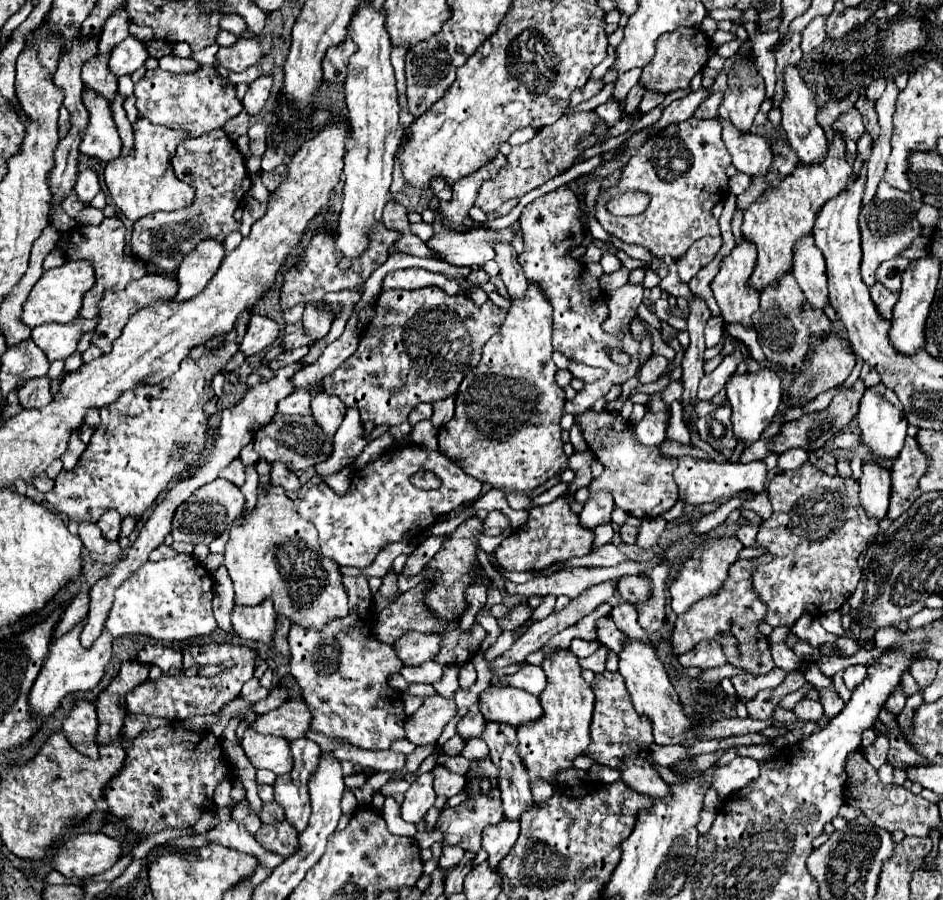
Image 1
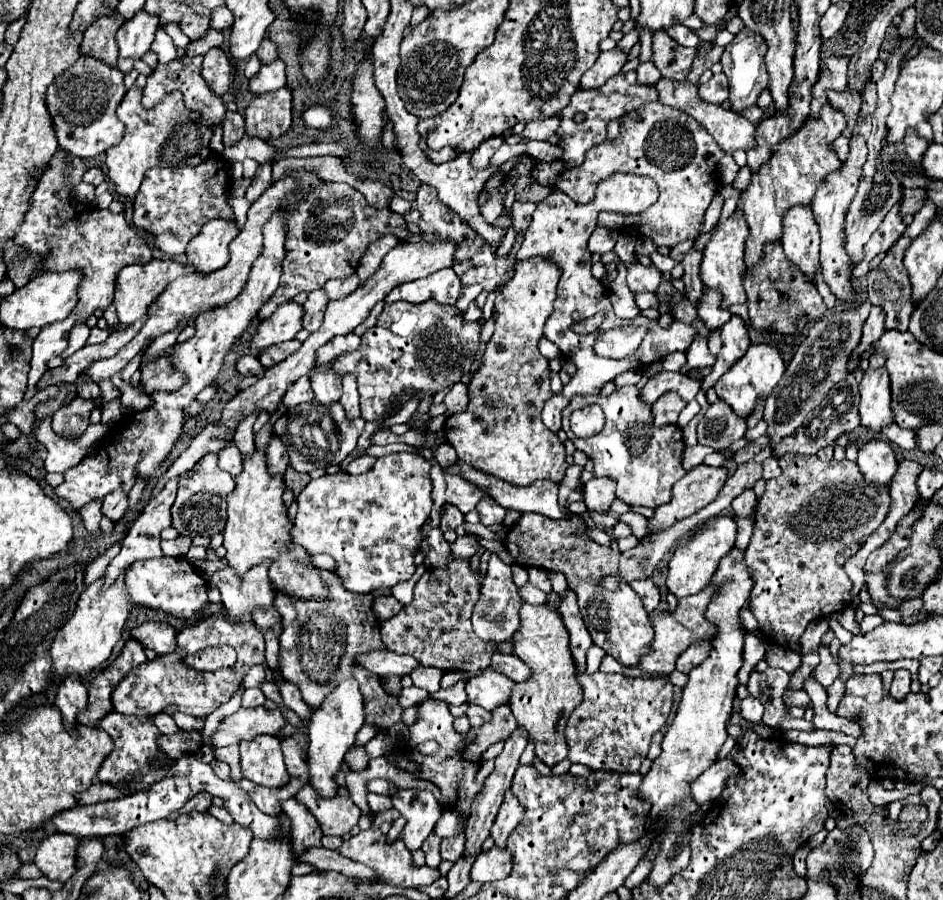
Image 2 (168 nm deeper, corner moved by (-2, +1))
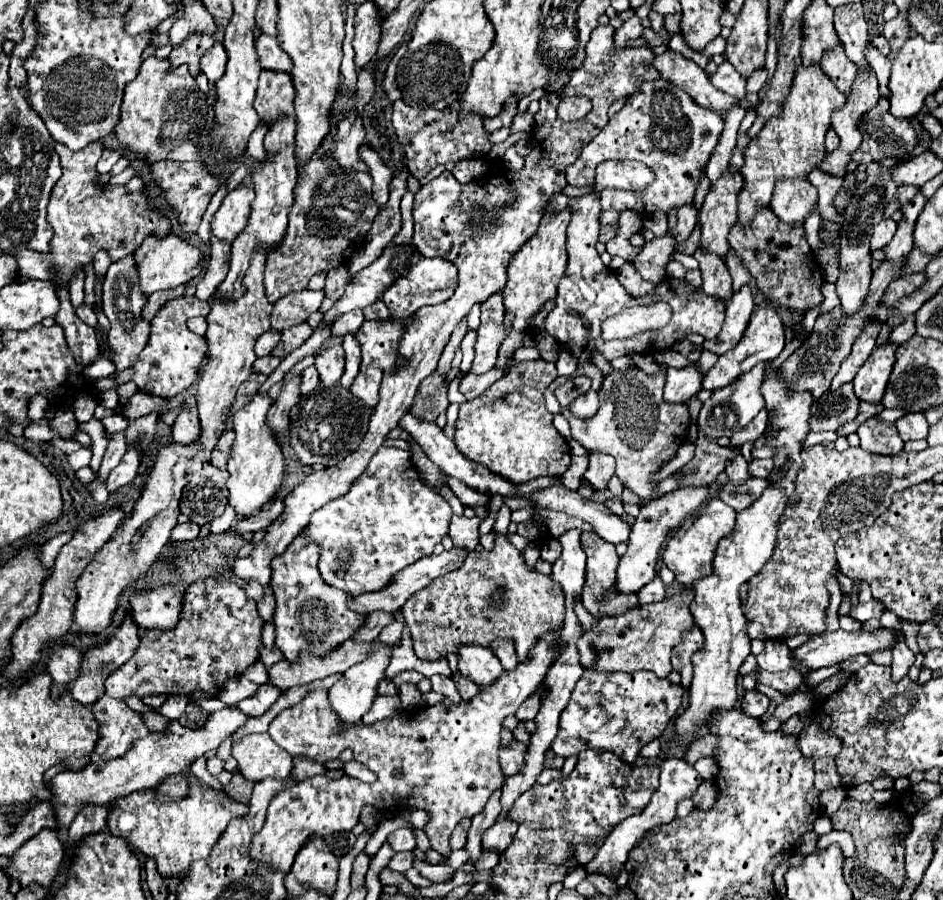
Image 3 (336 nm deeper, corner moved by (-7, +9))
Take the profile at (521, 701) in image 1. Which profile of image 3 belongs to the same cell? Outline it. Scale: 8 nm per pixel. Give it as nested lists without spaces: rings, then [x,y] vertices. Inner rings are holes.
[[[463,645],[457,655],[459,655],[459,673],[463,677],[469,677],[481,689],[497,681],[497,677],[501,677],[503,671],[501,661],[497,661],[497,657],[489,647]]]

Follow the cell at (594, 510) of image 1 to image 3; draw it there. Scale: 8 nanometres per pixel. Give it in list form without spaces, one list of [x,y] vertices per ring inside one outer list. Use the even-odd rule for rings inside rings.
[[[591,453],[589,455],[589,469],[585,471],[585,479],[591,483],[593,489],[607,489],[607,479],[615,475],[615,459],[611,455],[603,453]]]

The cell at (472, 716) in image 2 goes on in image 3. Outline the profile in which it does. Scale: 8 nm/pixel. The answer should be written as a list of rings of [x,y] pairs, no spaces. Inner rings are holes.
[[[453,673],[453,681],[455,681],[455,685],[457,685],[457,689],[459,689],[461,697],[463,697],[463,701],[471,701],[479,693],[477,685],[473,685],[473,681],[461,677],[459,673]]]

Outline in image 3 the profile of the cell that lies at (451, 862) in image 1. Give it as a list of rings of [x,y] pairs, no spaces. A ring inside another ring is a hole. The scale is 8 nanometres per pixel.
[[[463,819],[461,825],[455,827],[455,831],[453,831],[453,835],[451,835],[451,849],[453,849],[453,851],[455,851],[455,849],[461,849],[461,847],[465,845],[469,825],[471,825],[471,821],[469,821],[469,819]]]

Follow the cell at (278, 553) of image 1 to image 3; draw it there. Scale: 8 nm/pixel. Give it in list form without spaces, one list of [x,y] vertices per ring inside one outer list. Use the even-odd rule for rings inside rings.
[[[257,393],[245,409],[241,409],[233,415],[235,445],[233,445],[233,455],[229,459],[229,465],[227,465],[227,471],[229,471],[227,489],[231,493],[229,505],[235,509],[235,513],[241,519],[253,517],[267,503],[271,503],[283,485],[285,459],[283,459],[281,447],[279,447],[273,431],[265,425],[269,407],[271,407],[271,399],[267,395]]]

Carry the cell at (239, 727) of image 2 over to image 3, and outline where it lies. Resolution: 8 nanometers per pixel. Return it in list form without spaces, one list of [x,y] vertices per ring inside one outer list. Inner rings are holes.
[[[225,707],[217,713],[211,713],[201,729],[189,729],[183,727],[179,721],[171,721],[171,727],[165,733],[149,733],[147,737],[137,739],[133,743],[133,749],[123,757],[111,761],[95,759],[89,767],[81,771],[61,771],[51,779],[51,801],[55,803],[59,837],[67,841],[67,829],[73,817],[77,817],[77,809],[81,809],[81,805],[109,805],[117,797],[127,797],[141,789],[153,789],[167,775],[181,773],[207,751],[215,751],[223,739],[231,737],[247,721],[249,717],[245,717],[245,713],[241,713],[237,707]]]

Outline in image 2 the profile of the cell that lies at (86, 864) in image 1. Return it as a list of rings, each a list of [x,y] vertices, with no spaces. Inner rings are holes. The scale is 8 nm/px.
[[[54,833],[42,839],[36,849],[34,865],[42,871],[42,877],[50,881],[68,881],[76,871],[76,841],[78,837],[64,837],[62,833]]]

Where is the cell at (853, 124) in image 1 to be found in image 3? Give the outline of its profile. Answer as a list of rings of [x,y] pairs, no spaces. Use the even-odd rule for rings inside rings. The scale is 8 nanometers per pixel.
[[[841,47],[827,51],[823,55],[821,69],[837,85],[837,89],[841,89],[841,93],[845,93],[845,95],[851,93],[853,81],[857,79],[857,65],[847,59],[847,55]]]

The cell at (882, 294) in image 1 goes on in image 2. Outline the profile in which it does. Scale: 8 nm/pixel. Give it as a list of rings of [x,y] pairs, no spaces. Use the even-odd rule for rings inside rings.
[[[872,307],[872,309],[870,309],[870,317],[868,317],[866,323],[864,323],[862,339],[860,339],[860,343],[856,345],[856,349],[850,353],[850,359],[848,359],[848,371],[850,371],[850,373],[852,373],[854,369],[858,369],[858,363],[860,363],[860,359],[862,359],[862,355],[870,351],[870,347],[882,337],[882,333],[884,333],[884,311]]]

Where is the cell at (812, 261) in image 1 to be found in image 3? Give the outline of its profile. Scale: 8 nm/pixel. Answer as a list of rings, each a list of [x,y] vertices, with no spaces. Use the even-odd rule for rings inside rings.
[[[781,179],[775,185],[771,209],[781,221],[797,227],[815,211],[817,197],[817,189],[809,181]]]

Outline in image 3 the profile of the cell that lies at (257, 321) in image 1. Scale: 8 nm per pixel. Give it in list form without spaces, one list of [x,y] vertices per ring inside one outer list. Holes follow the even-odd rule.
[[[299,291],[287,293],[281,297],[271,311],[271,331],[283,331],[293,325],[301,325],[309,315],[319,311],[323,299],[323,291]]]

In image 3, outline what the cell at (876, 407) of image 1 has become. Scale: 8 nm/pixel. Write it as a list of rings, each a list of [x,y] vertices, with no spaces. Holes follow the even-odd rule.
[[[889,343],[875,347],[873,353],[869,355],[869,359],[861,365],[859,373],[853,379],[855,395],[861,401],[867,401],[873,405],[881,403],[885,389],[887,389],[889,375],[893,371],[895,349],[897,349],[897,345],[889,345]]]

